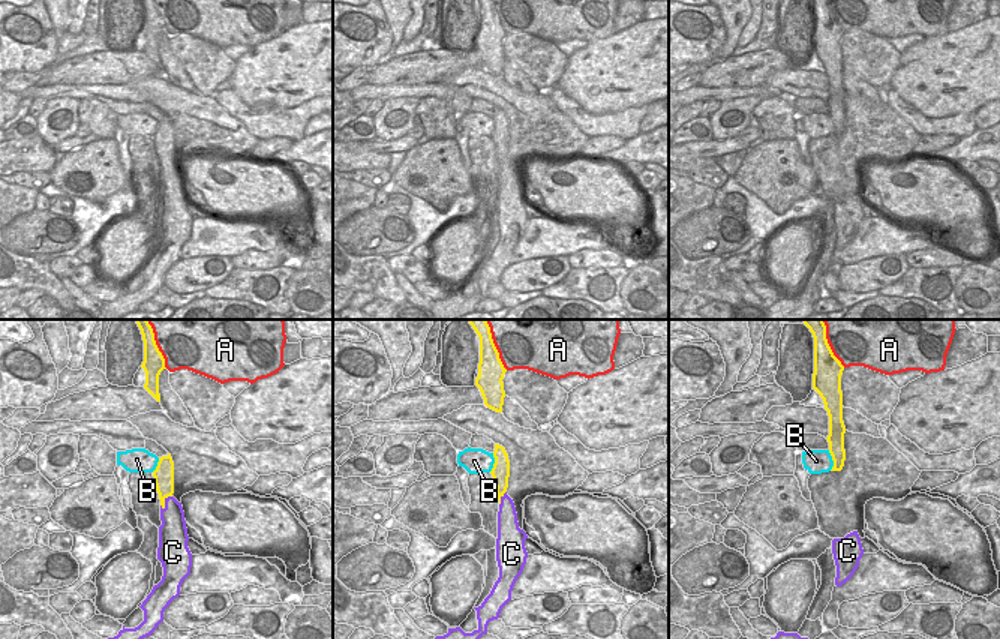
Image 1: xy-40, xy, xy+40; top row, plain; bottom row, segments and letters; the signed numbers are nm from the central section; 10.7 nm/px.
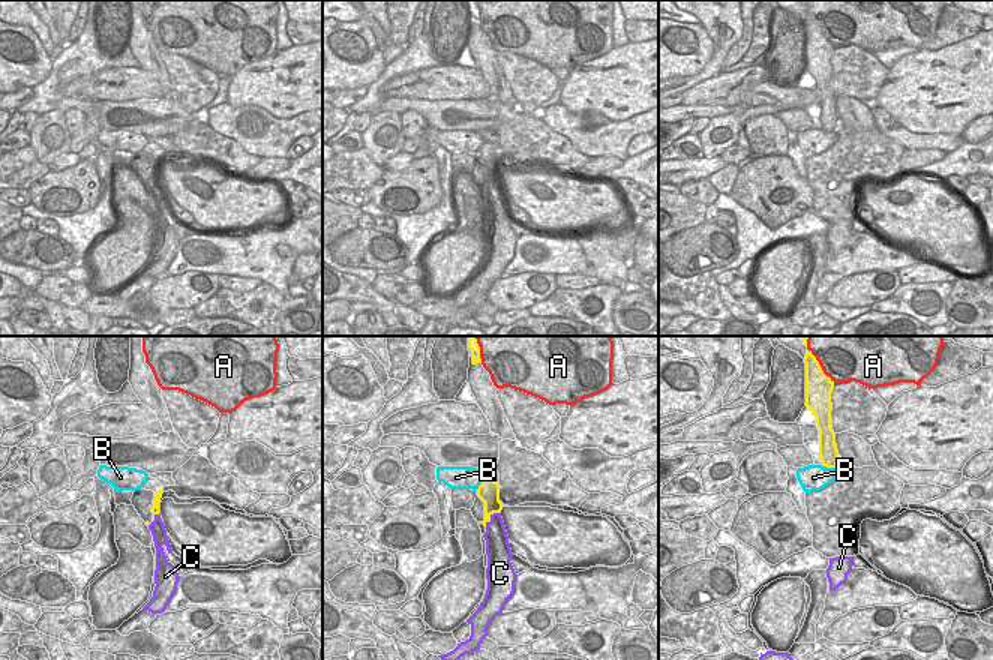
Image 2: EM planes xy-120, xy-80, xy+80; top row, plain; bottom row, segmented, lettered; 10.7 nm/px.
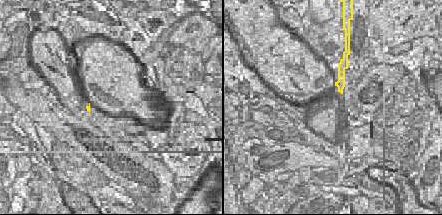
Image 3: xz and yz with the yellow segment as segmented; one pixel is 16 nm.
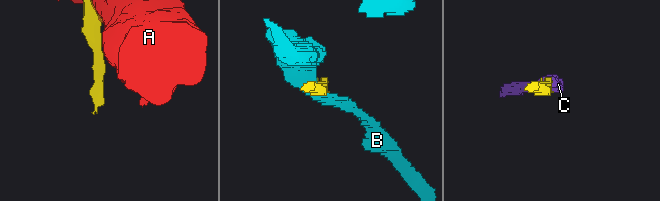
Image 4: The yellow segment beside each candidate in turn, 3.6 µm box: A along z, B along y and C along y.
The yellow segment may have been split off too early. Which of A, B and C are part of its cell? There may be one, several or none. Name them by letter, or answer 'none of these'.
C

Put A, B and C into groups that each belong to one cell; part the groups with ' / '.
A / B / C

